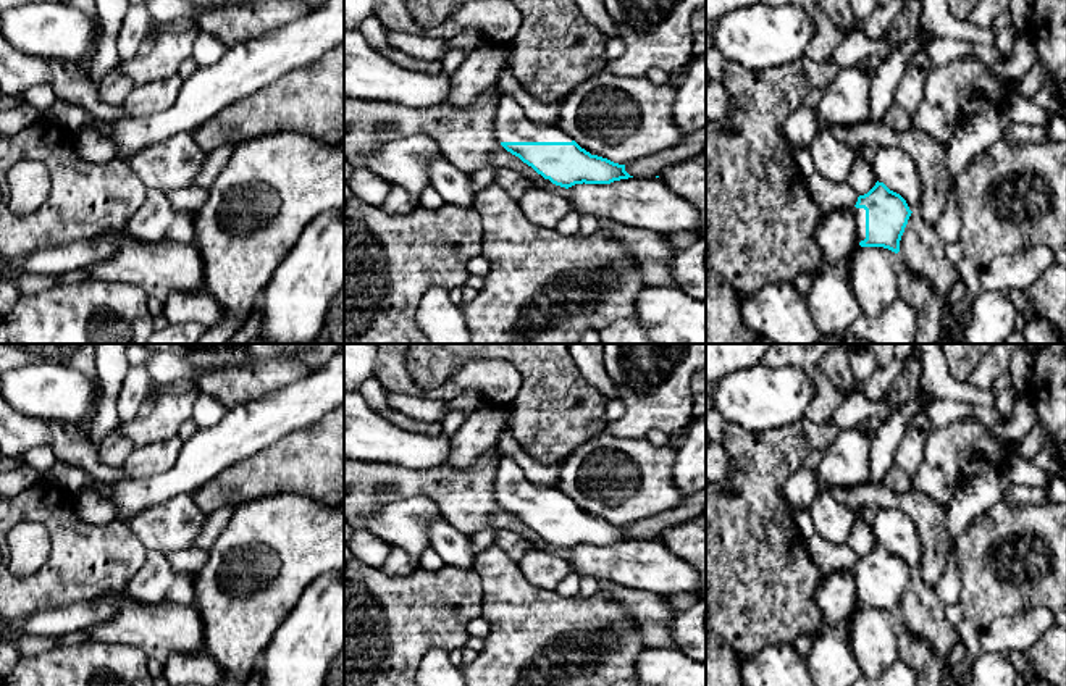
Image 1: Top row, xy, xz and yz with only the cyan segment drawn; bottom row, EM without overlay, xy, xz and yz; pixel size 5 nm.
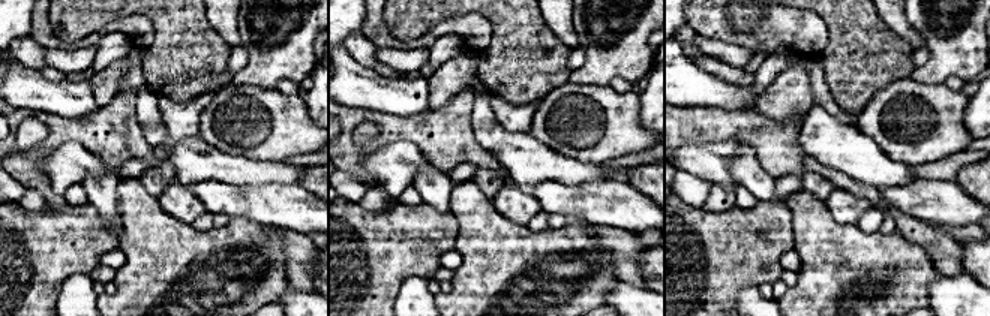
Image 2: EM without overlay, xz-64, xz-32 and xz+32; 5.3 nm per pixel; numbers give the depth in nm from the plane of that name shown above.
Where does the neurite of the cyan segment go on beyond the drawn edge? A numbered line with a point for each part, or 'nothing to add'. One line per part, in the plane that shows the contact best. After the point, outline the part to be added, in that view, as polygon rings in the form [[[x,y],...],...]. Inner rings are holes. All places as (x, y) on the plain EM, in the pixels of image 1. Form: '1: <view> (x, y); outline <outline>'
1: xz (512, 486); outline [[[501,455],[494,494],[499,504],[572,504],[557,487],[531,483],[509,455]]]

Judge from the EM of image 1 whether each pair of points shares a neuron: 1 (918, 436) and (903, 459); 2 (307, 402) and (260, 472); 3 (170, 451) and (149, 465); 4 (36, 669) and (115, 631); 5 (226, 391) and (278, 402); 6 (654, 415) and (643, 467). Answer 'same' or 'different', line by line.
1: same
2: different
3: same
4: different
5: different
6: different

